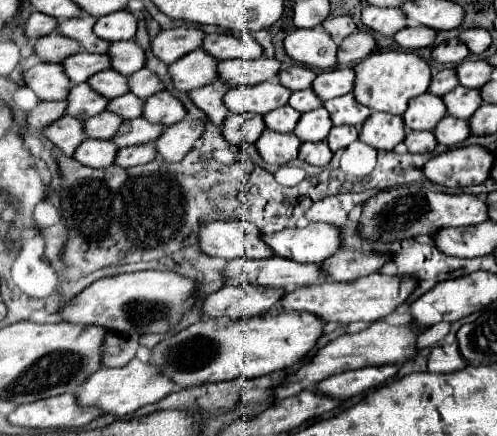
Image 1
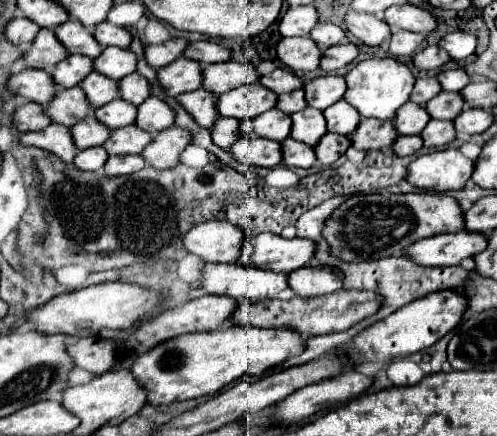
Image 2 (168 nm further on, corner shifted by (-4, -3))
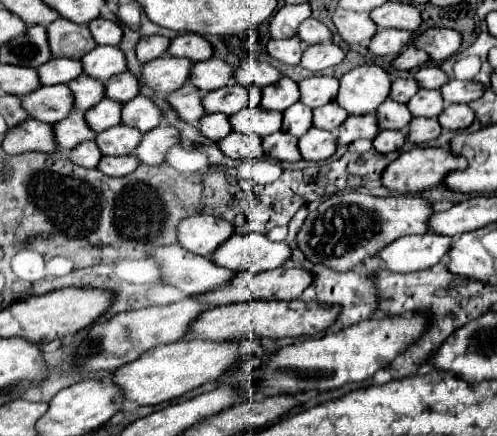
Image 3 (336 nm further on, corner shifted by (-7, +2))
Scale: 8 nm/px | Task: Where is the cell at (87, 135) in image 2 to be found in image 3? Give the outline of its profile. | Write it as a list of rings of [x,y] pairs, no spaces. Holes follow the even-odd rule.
[[[74,109],[70,111],[70,115],[58,123],[52,125],[54,131],[54,141],[58,145],[58,149],[70,151],[74,149],[80,141],[90,141],[96,137],[96,133],[92,129],[88,129],[86,121],[84,121],[84,113]]]

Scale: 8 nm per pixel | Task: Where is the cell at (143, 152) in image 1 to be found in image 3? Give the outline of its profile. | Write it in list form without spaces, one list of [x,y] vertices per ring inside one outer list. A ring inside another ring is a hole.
[[[124,155],[124,157],[102,157],[98,167],[104,175],[110,177],[122,177],[122,175],[130,175],[140,163],[132,157],[132,155]]]

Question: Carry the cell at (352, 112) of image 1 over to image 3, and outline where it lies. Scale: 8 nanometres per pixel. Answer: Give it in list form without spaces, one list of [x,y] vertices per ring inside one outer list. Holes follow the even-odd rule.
[[[334,101],[328,105],[322,105],[320,109],[314,109],[312,115],[314,115],[312,125],[318,129],[324,129],[324,131],[336,131],[342,125],[342,121],[348,117],[344,113],[344,109],[340,109]]]

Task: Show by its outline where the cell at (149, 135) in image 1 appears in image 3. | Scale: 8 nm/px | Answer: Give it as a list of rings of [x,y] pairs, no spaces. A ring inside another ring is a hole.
[[[116,125],[96,135],[96,145],[104,155],[130,155],[140,143],[142,133],[128,125]]]

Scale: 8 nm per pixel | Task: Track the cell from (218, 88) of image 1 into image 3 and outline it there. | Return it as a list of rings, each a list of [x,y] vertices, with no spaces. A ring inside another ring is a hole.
[[[188,81],[176,89],[174,93],[166,95],[166,101],[172,105],[172,109],[176,109],[178,117],[190,125],[196,125],[200,121],[200,117],[204,115],[204,107],[200,105],[200,91],[192,89],[192,85],[188,85]]]

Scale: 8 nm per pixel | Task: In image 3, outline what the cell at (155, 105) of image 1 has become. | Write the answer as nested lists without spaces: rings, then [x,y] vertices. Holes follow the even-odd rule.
[[[134,97],[122,105],[122,123],[128,127],[138,127],[142,133],[160,125],[160,109],[148,97]]]

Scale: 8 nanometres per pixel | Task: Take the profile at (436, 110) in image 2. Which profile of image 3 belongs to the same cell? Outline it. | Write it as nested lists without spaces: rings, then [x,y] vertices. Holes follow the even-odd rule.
[[[420,89],[408,103],[412,117],[438,117],[444,109],[444,101],[440,97],[440,91],[426,91]]]

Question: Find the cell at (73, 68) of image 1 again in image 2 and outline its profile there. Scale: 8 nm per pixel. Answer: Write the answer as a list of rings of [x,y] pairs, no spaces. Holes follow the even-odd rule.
[[[73,54],[73,56],[67,56],[63,62],[59,62],[59,66],[55,66],[51,74],[53,74],[55,84],[59,84],[61,88],[73,88],[85,76],[89,76],[93,70],[95,70],[93,68],[93,58]]]

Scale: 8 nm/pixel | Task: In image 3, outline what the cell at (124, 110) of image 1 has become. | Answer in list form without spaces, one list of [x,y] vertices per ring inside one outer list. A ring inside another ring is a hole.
[[[104,97],[98,105],[94,105],[92,109],[86,111],[84,119],[86,119],[86,123],[88,123],[88,127],[92,131],[100,133],[100,131],[106,131],[106,129],[110,129],[110,127],[120,123],[120,109],[122,109],[122,103],[108,101]]]

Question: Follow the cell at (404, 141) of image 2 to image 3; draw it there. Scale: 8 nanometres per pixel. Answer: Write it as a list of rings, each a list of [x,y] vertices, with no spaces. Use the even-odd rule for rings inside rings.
[[[380,131],[374,139],[372,139],[372,145],[374,149],[378,149],[380,153],[390,153],[390,151],[398,151],[402,149],[406,141],[406,131]]]

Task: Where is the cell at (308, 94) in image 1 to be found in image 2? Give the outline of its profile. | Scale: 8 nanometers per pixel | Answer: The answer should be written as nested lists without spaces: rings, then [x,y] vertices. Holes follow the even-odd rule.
[[[295,90],[295,92],[289,92],[289,94],[281,94],[279,100],[277,100],[277,108],[285,114],[295,114],[299,110],[305,110],[307,108],[307,102],[305,102],[305,94],[303,90]]]

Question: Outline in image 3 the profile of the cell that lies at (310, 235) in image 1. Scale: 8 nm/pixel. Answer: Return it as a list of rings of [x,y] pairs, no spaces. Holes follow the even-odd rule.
[[[262,233],[232,235],[212,253],[212,261],[230,271],[260,273],[282,267],[290,257],[290,247],[280,241],[272,243]]]

